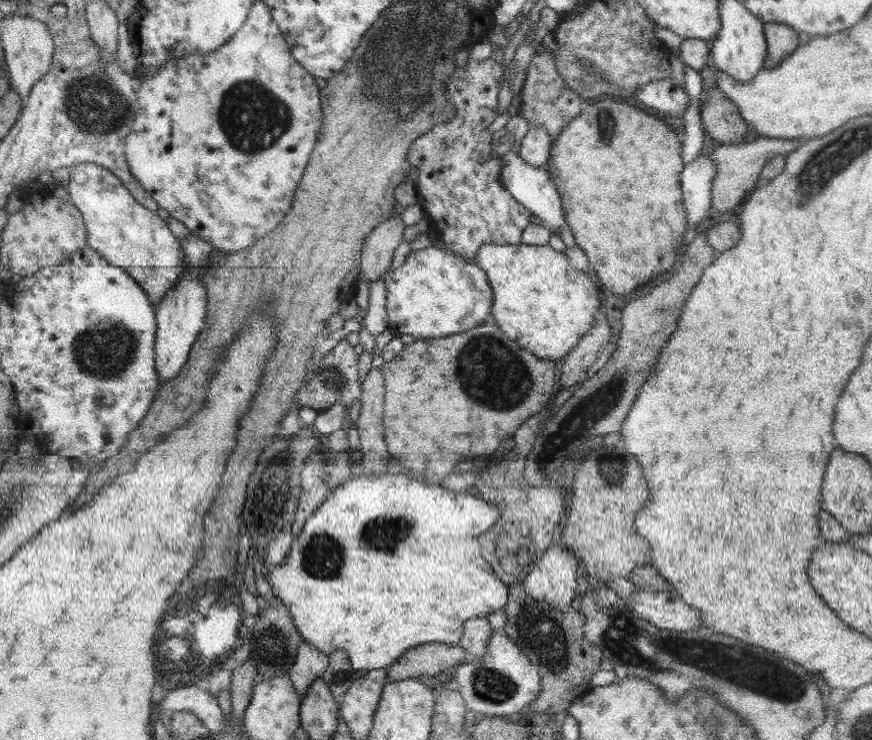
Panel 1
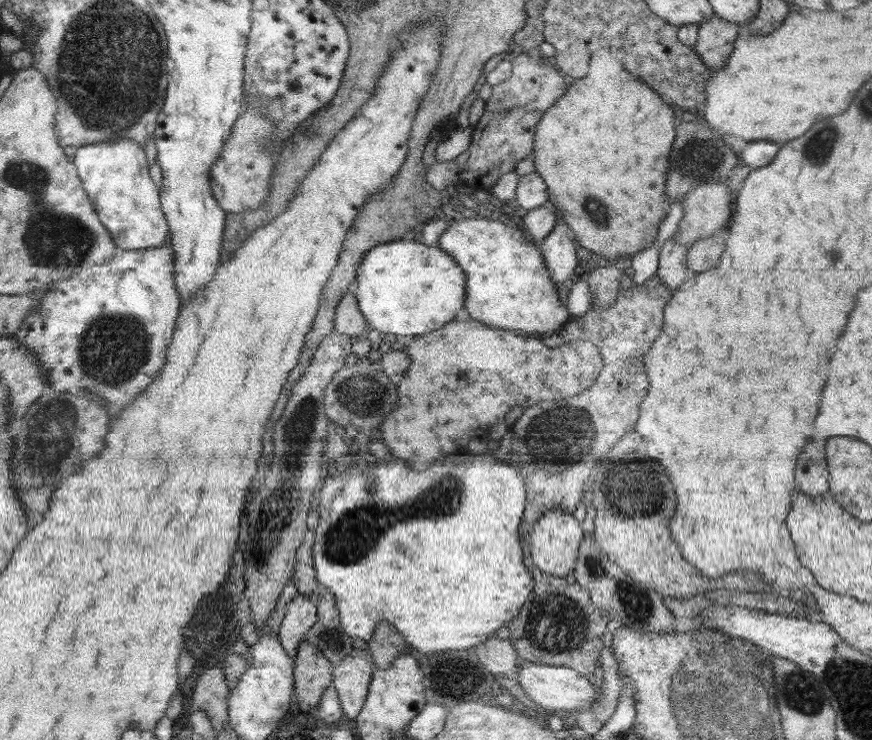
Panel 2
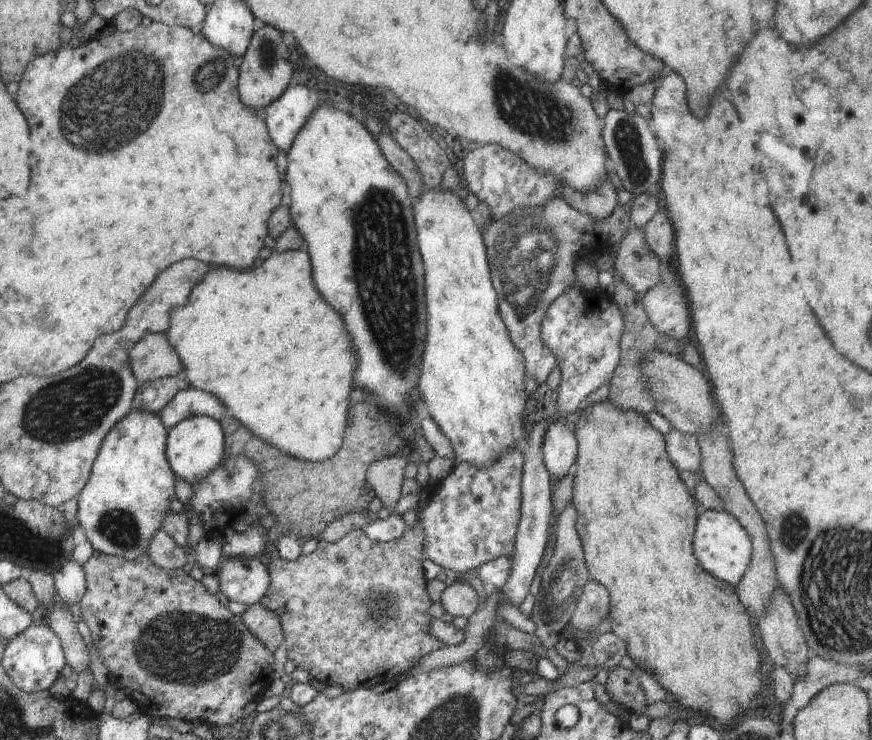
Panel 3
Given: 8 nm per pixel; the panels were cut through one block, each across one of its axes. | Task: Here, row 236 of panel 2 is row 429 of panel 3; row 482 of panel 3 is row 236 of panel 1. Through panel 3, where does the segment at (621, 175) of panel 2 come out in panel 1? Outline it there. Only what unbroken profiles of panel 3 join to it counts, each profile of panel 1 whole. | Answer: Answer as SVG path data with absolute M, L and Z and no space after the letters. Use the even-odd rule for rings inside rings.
M625 99L623 102L604 100L581 111L559 136L552 139L550 158L545 166L560 193L565 221L570 225L576 245L586 252L590 266L604 286L618 295L630 294L645 282L668 276L678 262L678 236L680 246L685 246L691 236L680 192L680 172L685 166L683 144L671 125L664 124L668 122L666 118L648 115L624 102Z

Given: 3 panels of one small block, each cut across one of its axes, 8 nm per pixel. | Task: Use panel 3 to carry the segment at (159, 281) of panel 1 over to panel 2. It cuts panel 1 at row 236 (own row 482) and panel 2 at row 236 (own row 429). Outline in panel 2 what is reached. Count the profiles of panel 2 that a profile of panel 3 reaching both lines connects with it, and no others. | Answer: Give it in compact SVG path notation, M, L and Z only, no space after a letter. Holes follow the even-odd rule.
M120 137L85 144L77 148L72 161L94 211L116 246L138 250L160 247L166 242L169 228L161 209L159 187L149 176L148 159L140 143Z

